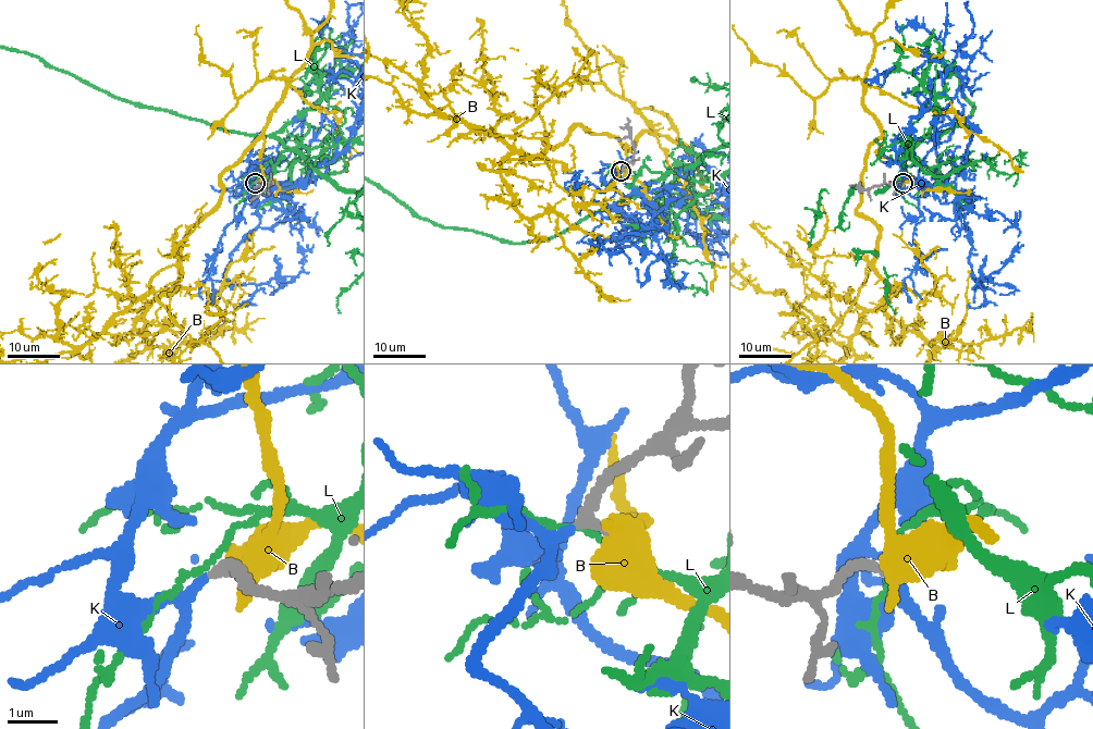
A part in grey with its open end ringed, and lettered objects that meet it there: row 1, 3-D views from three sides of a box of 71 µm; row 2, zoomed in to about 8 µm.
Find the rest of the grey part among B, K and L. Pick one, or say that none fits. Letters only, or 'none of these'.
K

